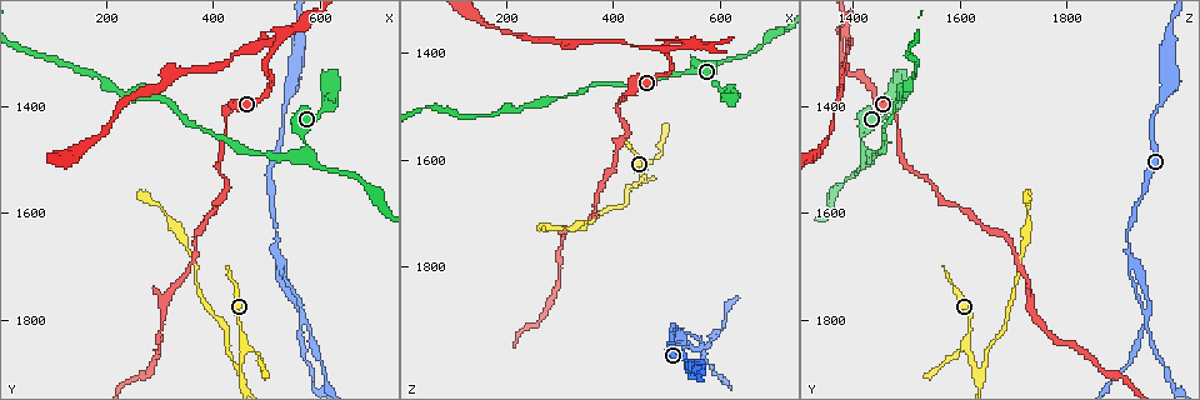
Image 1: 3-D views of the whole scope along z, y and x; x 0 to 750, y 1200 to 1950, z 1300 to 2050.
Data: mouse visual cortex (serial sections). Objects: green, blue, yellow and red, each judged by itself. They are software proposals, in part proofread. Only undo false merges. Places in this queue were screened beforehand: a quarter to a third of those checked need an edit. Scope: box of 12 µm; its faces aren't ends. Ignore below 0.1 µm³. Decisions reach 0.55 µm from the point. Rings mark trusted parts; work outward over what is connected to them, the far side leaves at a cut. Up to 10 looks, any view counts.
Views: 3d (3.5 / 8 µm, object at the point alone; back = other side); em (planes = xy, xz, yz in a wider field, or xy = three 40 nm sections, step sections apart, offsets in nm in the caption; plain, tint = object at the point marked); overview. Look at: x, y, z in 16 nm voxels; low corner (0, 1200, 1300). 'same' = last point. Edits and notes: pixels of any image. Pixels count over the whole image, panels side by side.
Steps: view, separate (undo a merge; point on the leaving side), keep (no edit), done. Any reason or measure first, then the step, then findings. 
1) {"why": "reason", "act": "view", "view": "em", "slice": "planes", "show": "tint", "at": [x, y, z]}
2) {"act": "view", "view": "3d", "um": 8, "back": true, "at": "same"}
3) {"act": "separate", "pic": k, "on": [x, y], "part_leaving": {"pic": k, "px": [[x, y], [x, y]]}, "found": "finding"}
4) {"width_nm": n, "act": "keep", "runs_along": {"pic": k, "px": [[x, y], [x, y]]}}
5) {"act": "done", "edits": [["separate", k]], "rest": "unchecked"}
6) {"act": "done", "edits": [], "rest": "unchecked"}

{"why": "three-way junction", "act": "view", "view": "3d", "um": 3.5, "at": [535, 1265, 1385]}

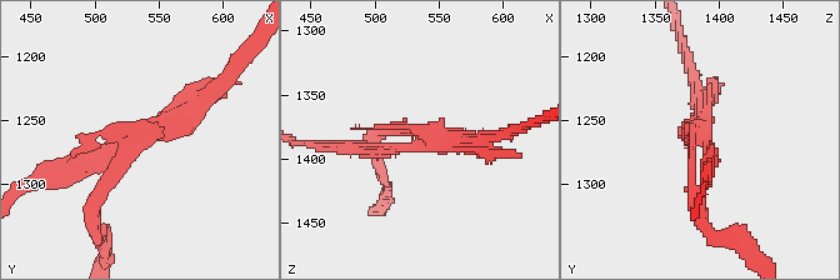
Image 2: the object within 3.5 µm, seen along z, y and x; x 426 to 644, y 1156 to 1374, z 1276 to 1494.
{"why": "shape alone is not enough", "act": "view", "view": "em", "slice": "xy", "step": 2, "show": "tint", "at": [536, 1264, 1380]}

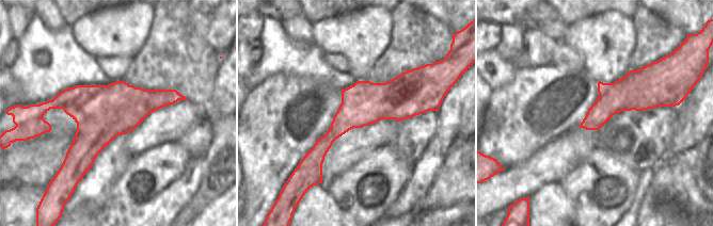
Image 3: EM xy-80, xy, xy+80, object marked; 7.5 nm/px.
{"act": "view", "view": "em", "slice": "xy", "step": 1, "show": "tint", "at": "same"}

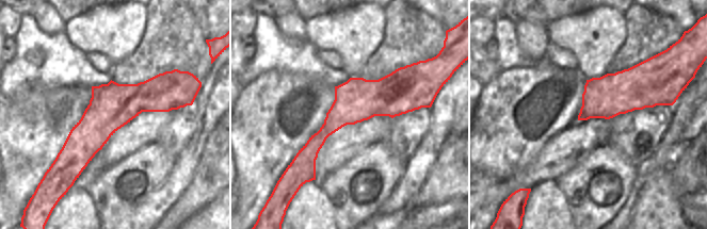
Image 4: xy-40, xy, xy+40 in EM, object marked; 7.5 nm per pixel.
{"act": "separate", "pic": 2, "on": [74, 170], "part_leaving": {"pic": 2, "px": [[114, 154], [44, 174], [33, 185]]}, "found": "two cells meet here"}

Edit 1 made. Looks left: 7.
{"why": "see it whole again", "act": "view", "view": "overview"}

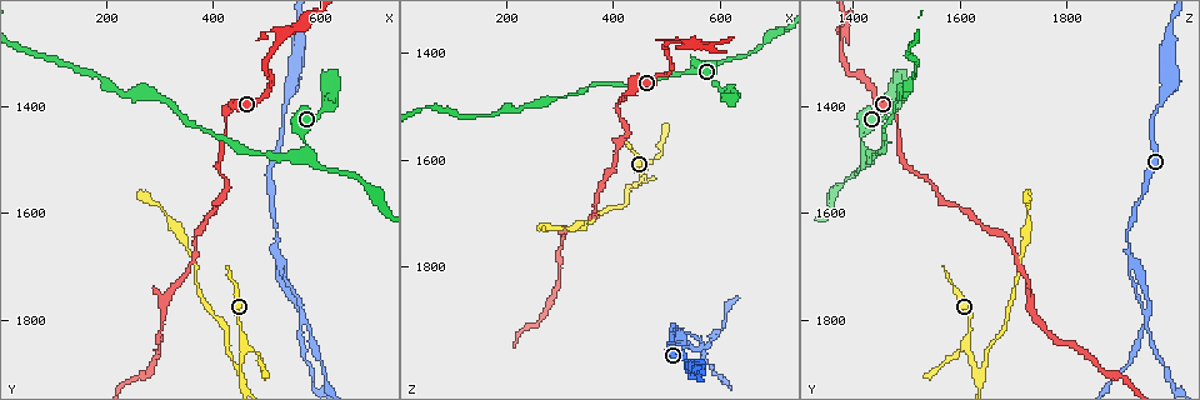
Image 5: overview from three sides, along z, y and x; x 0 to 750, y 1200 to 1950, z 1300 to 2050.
{"why": "abrupt turn", "act": "view", "view": "3d", "um": 3.5, "at": [420, 1440, 1485]}

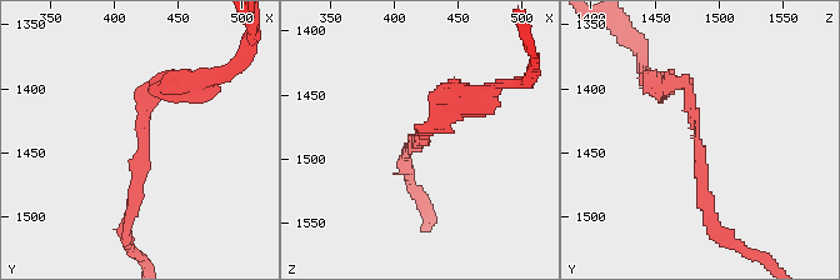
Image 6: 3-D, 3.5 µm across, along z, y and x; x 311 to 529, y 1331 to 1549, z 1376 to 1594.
{"act": "view", "view": "em", "slice": "xy", "step": 5, "show": "tint", "at": [426, 1438, 1480]}

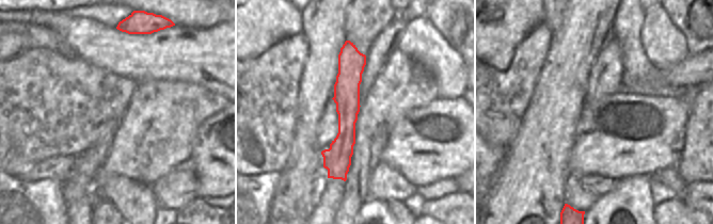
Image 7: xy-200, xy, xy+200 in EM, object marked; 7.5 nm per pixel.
{"width_nm": 190, "act": "keep", "runs_along": {"pic": 6, "px": [[176, 84], [145, 95], [130, 218]]}, "found": "all the same cell"}

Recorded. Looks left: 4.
{"why": "three-way junction", "act": "view", "view": "em", "slice": "xy", "step": 5, "show": "tint", "at": [565, 1805, 1945]}

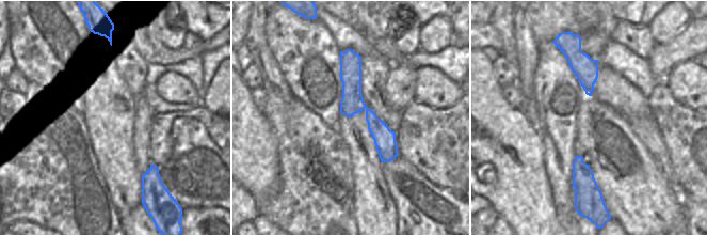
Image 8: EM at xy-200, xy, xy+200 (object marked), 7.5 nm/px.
{"why": "see where the arms go", "act": "view", "view": "3d", "um": 3.5, "at": "same"}

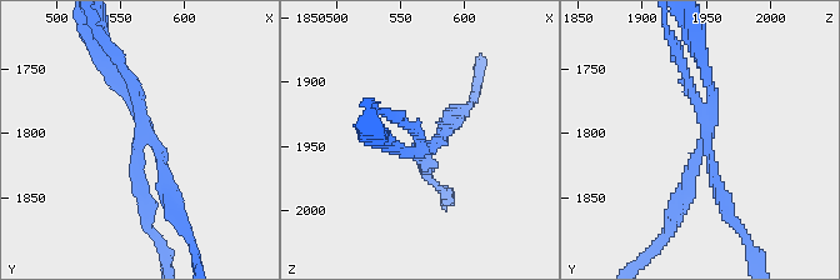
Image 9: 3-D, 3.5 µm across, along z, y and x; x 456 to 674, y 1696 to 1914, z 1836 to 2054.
{"width_nm": 180, "act": "separate", "pic": 9, "on": [716, 181], "found": "two cells meet here"}

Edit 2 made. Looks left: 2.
{"why": "three arms meet", "act": "view", "view": "3d", "um": 3.5, "at": [455, 1895, 1630]}

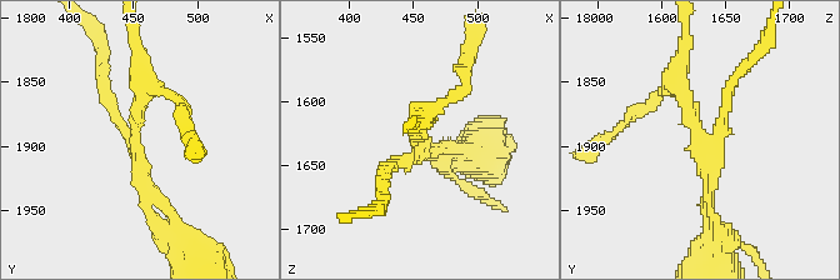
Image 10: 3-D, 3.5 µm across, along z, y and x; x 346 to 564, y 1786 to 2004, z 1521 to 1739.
{"act": "separate", "pic": 10, "on": [108, 100], "part_leaving": {"pic": 10, "px": [[128, 131], [104, 96], [100, 35]]}, "found": "a second cell is stuck on"}

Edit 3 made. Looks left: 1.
{"act": "done", "edits": [["separate", 2], ["separate", 9], ["separate", 10]], "rest": "unchecked"}

